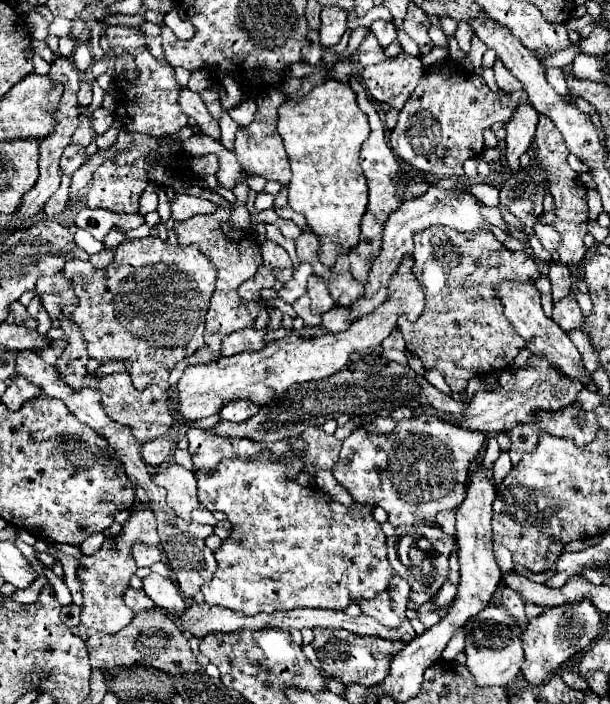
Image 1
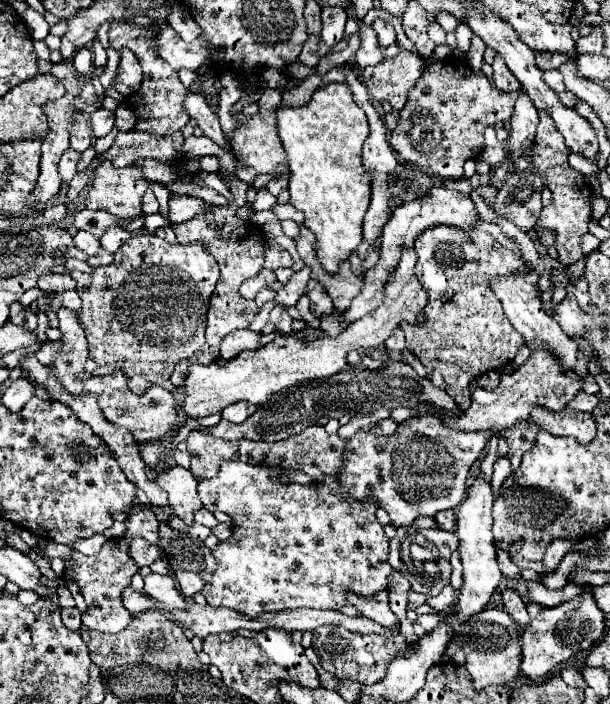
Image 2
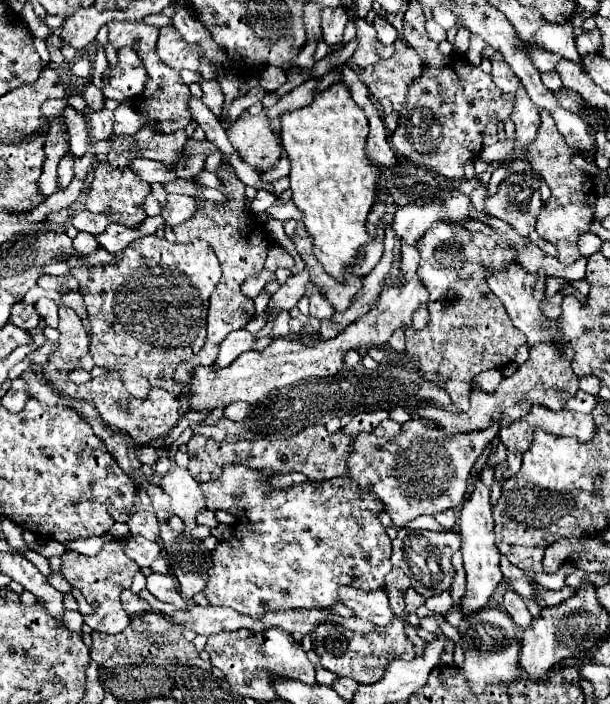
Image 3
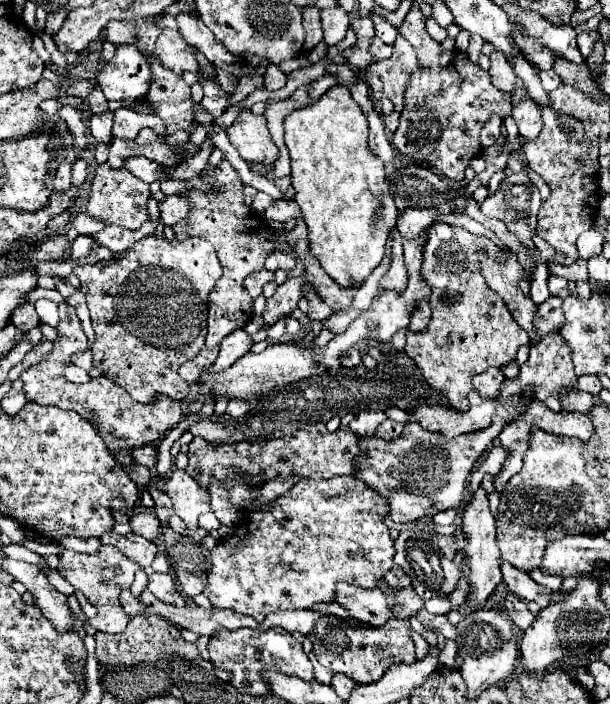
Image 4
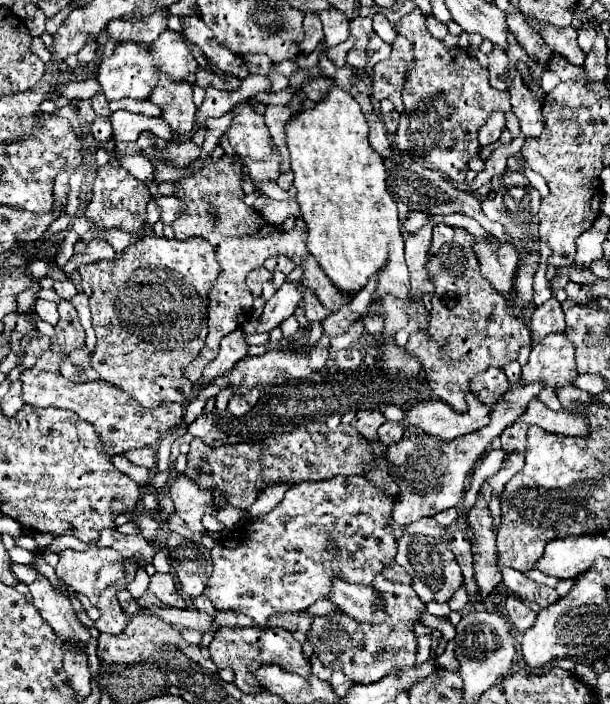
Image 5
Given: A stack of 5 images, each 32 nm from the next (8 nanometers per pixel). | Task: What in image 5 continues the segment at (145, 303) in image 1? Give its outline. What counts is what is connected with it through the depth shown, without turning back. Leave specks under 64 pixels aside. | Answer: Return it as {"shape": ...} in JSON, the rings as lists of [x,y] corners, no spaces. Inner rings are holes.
{"shape":[[[152,232],[116,254],[114,260],[100,260],[80,270],[82,280],[90,282],[90,312],[96,330],[96,352],[90,366],[102,380],[120,386],[144,408],[156,408],[162,402],[186,402],[192,382],[184,380],[184,368],[200,354],[208,334],[208,290],[220,274],[214,248],[204,238],[158,238]]]}

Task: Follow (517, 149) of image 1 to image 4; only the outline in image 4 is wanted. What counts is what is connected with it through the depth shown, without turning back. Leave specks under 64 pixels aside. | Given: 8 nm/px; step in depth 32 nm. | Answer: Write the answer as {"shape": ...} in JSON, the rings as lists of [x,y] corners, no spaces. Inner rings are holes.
{"shape":[[[520,80],[516,82],[516,88],[512,90],[512,116],[518,122],[520,136],[524,140],[534,140],[540,130],[542,130],[542,116],[540,116],[540,106],[524,92],[524,86]]]}

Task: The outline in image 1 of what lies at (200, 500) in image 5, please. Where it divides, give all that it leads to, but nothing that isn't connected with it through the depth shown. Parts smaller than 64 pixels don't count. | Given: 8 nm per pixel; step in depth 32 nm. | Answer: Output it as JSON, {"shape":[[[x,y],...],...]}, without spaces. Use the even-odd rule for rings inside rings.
{"shape":[[[180,464],[168,466],[164,472],[154,476],[154,482],[168,492],[168,506],[180,516],[184,522],[192,522],[192,510],[200,506],[196,496],[196,476]]]}

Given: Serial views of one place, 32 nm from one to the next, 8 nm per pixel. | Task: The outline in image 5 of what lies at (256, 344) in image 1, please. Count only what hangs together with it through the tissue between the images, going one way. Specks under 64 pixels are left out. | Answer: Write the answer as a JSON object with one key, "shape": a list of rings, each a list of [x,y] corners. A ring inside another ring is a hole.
{"shape":[[[236,330],[236,332],[230,332],[228,336],[224,336],[218,356],[202,370],[200,386],[208,384],[210,380],[214,380],[214,378],[222,376],[224,372],[232,370],[236,366],[236,362],[240,362],[246,356],[246,352],[248,352],[248,344],[244,342],[244,332],[242,330]]]}

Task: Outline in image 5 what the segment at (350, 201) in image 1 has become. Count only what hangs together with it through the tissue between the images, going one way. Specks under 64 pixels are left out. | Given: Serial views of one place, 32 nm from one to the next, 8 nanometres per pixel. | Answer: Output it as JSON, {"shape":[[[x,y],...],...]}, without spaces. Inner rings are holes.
{"shape":[[[332,88],[322,102],[312,110],[304,110],[294,114],[286,124],[286,146],[290,150],[290,162],[294,170],[294,186],[298,190],[296,202],[300,206],[302,218],[308,224],[306,246],[308,252],[318,260],[324,274],[332,280],[332,284],[344,294],[354,296],[378,270],[378,286],[374,300],[380,300],[386,294],[392,294],[400,300],[408,300],[406,312],[420,320],[420,330],[428,334],[428,310],[420,296],[410,298],[410,280],[408,268],[404,262],[404,238],[400,232],[396,202],[388,194],[386,186],[386,170],[382,156],[374,152],[368,144],[368,122],[360,110],[360,104],[340,88]]]}

